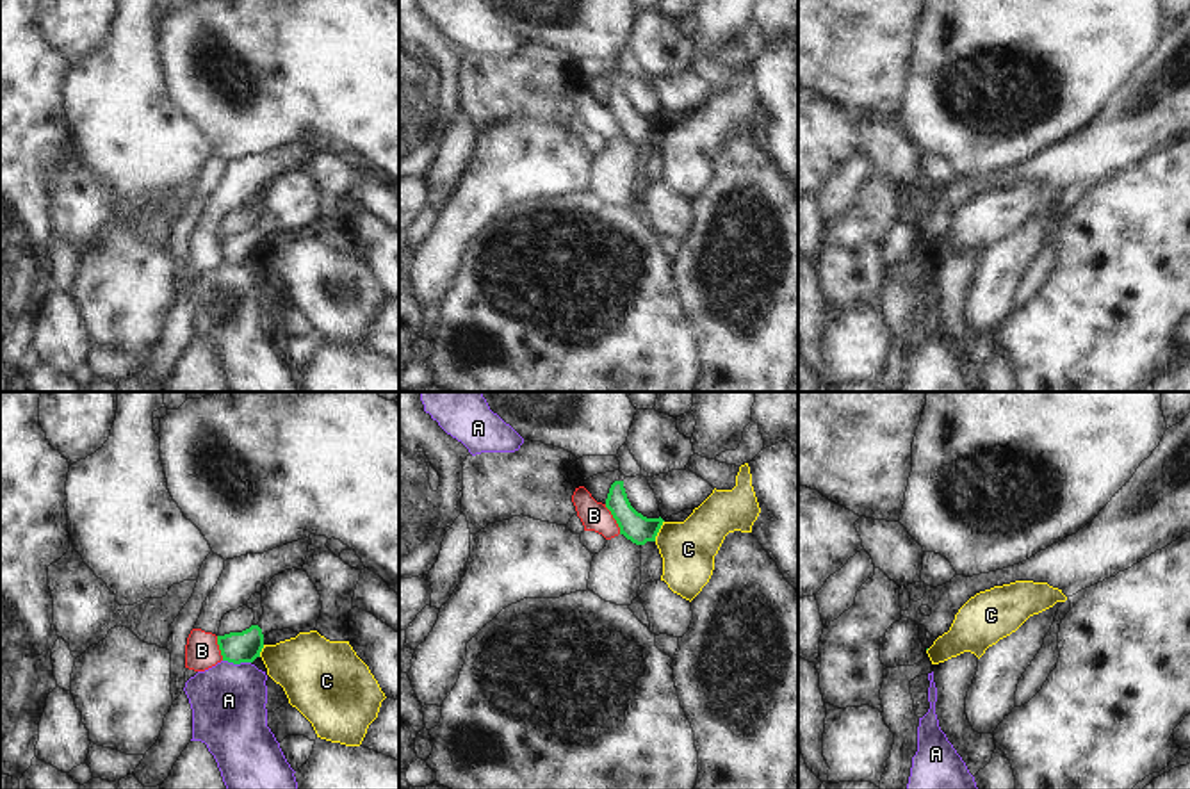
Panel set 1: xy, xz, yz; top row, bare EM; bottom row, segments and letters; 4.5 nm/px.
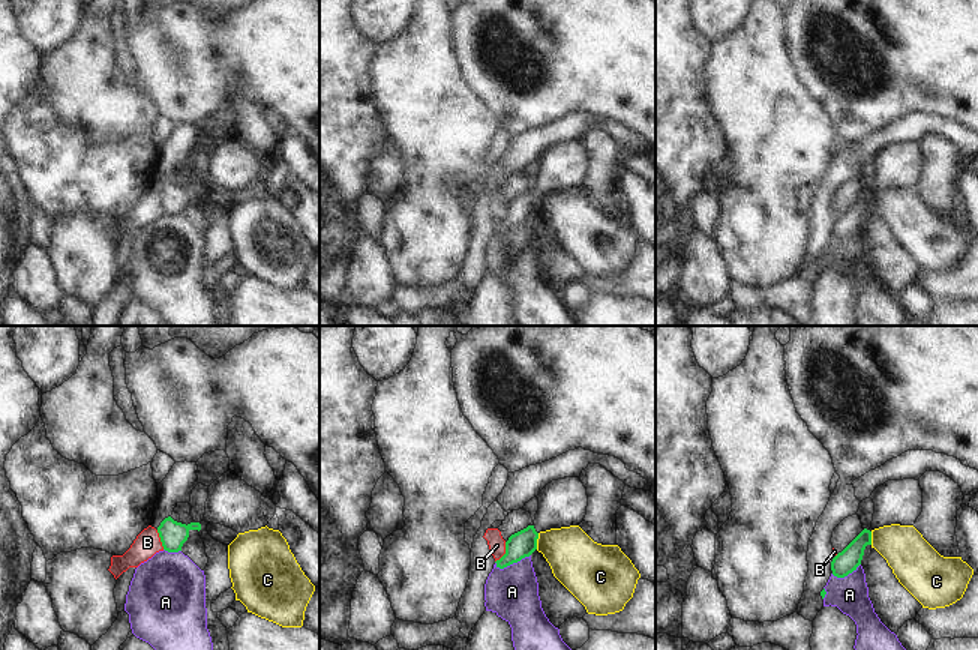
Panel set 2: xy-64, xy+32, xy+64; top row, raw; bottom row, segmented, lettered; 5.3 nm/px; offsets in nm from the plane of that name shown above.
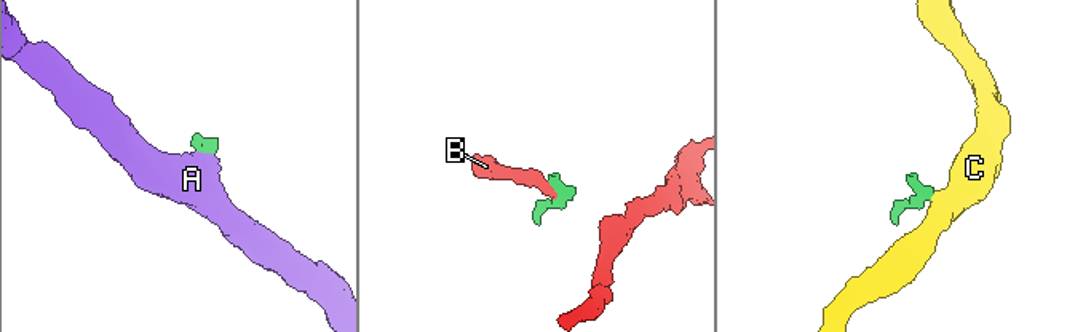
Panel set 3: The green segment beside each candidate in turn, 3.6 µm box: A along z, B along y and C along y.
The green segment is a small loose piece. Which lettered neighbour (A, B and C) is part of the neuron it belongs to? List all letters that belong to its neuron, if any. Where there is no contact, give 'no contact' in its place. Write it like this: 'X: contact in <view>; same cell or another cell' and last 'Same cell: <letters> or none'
A: contact in xy; another cell
B: contact in xz; another cell
C: contact in xz; another cell
Same cell: none

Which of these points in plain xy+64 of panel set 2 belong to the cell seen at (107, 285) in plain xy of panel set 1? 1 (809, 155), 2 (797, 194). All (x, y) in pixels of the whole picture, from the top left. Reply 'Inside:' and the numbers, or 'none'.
Inside: 1, 2

